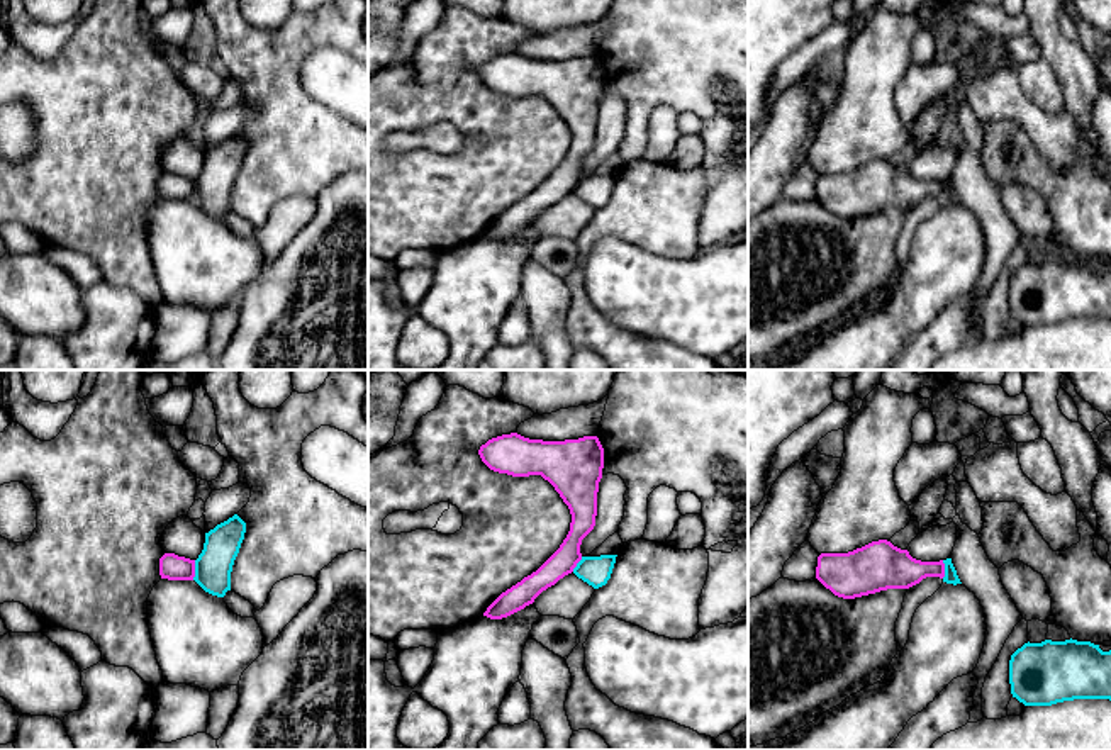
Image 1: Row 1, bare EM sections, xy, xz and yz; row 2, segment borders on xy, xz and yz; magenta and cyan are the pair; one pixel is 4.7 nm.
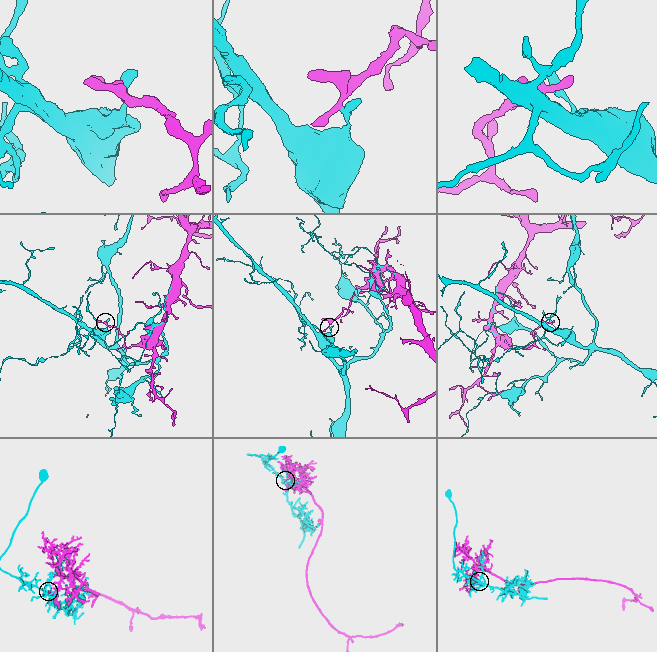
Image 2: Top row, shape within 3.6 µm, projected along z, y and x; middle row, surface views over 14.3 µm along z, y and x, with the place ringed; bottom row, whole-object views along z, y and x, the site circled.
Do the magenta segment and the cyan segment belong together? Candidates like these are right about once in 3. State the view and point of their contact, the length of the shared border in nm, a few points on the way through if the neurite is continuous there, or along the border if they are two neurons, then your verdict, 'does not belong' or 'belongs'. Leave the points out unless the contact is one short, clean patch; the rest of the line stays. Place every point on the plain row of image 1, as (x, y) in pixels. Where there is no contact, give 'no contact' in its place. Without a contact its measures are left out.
xy (194, 190) | 100 nm | along xy (195, 180), (195, 195), (192, 199) | does not belong

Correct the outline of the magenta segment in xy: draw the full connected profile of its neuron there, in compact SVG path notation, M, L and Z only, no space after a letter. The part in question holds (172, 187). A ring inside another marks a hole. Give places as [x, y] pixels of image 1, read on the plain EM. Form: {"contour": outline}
{"contour": "M165 173L159 178L159 195L168 200L193 200L195 180L175 173Z"}

